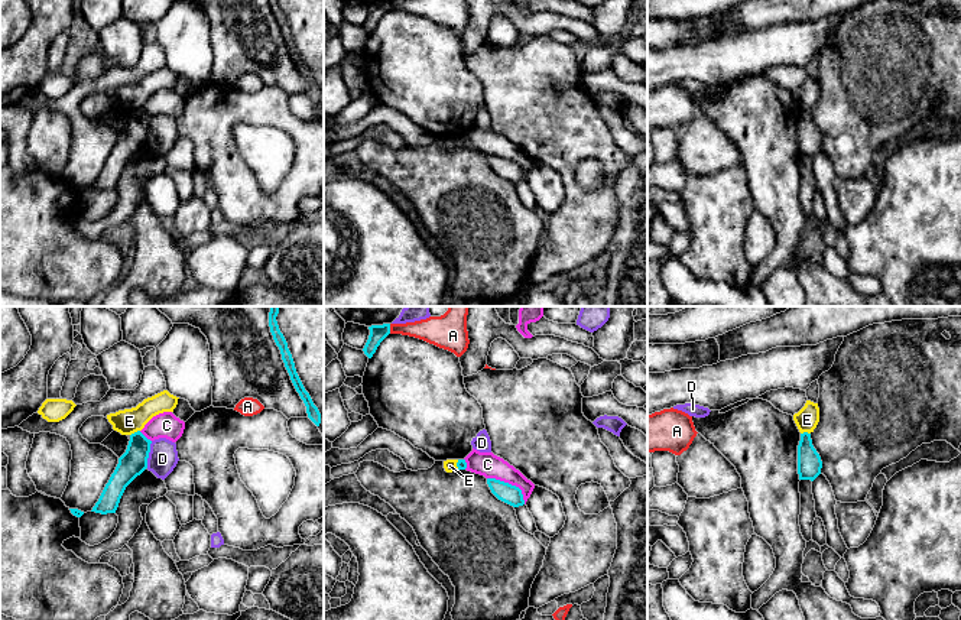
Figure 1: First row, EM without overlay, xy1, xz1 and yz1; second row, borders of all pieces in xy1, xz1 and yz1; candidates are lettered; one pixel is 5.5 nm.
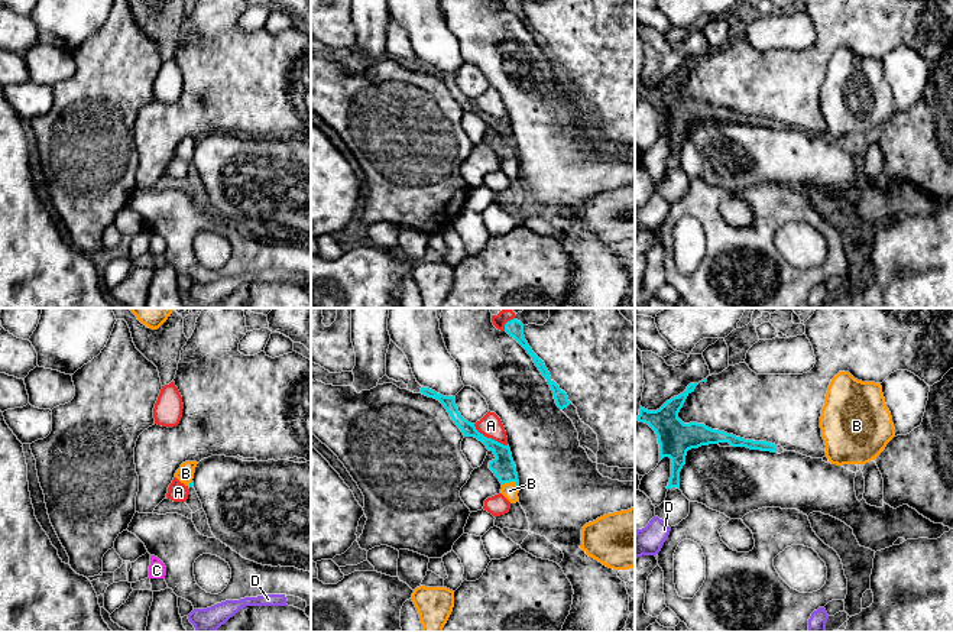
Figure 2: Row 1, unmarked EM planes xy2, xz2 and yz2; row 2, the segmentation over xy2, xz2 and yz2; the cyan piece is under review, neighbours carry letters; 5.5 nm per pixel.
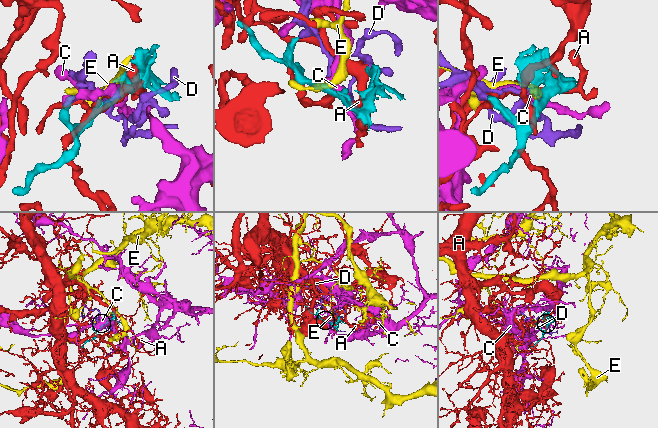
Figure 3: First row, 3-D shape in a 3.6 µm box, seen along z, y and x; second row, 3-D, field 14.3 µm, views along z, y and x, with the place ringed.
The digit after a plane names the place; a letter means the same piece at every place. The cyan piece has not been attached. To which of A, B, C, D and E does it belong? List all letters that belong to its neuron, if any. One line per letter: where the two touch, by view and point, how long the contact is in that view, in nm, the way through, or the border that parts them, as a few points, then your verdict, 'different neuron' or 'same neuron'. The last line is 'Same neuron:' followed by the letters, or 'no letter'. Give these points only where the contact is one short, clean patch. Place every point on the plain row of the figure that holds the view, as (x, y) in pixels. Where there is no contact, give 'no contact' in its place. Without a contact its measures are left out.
A: meets cyan in xz2 at (489, 114); contact 220 nm long; different neuron
B: meets cyan in xz2 at (514, 156); contact 110 nm long; runs through xz2 (503, 143), (514, 156), (509, 167); same neuron
C: meets cyan in xz1 at (510, 161); contact 260 nm long; border along xz1 (487, 153), (515, 161), (520, 166), (525, 179); different neuron
D: meets cyan in xy1 at (148, 130); contact 160 nm long; different neuron
E: meets cyan in xy1 at (135, 109); contact 70 nm long; border along xy1 (139, 106), (130, 112); different neuron
Same neuron: B

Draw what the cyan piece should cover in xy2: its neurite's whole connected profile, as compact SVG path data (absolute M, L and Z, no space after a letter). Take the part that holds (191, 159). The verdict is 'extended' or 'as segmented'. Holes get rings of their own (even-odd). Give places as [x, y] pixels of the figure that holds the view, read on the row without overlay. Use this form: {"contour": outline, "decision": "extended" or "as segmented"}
{"contour": "M185 137L175 149L175 153L181 159L184 159L188 165L194 162L192 155L194 155L197 140L198 140L197 137Z", "decision": "extended"}

